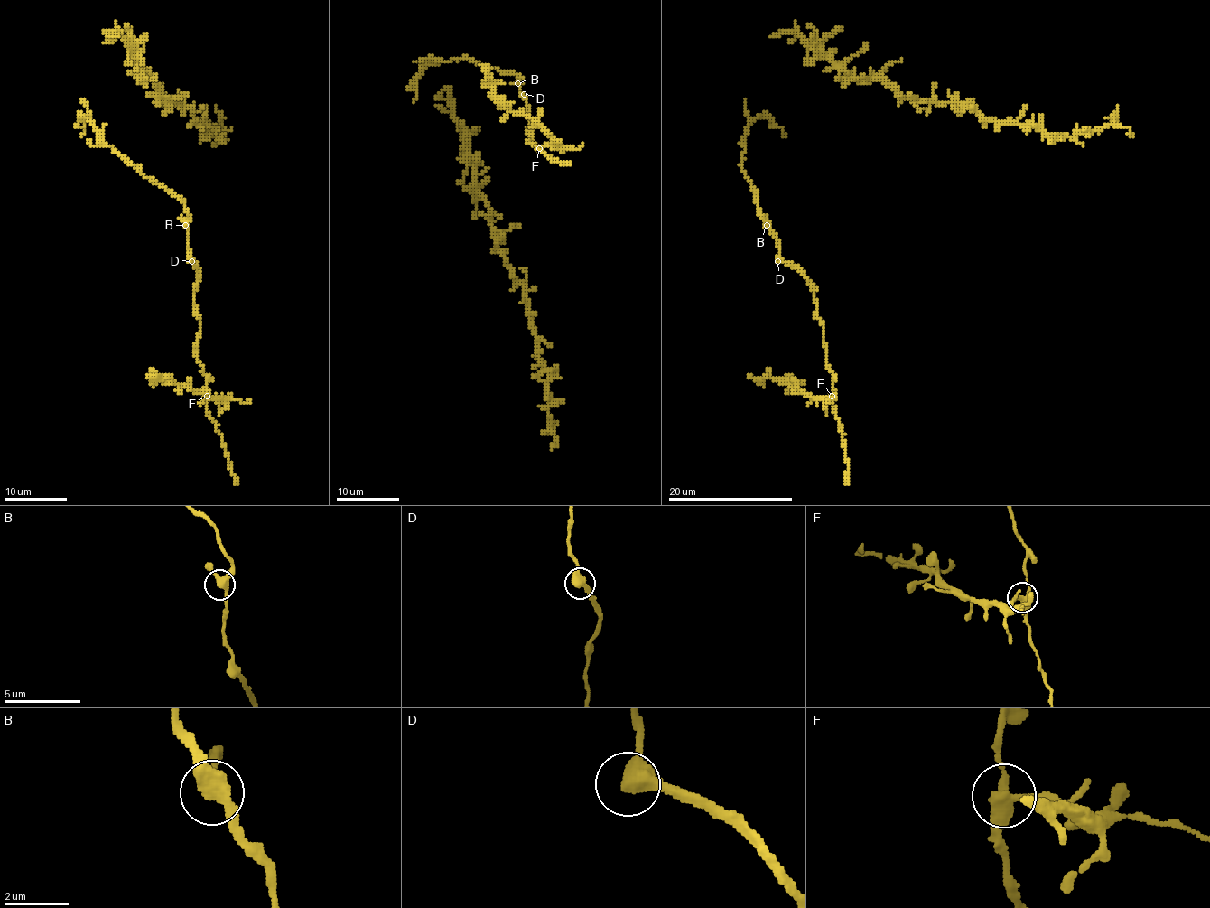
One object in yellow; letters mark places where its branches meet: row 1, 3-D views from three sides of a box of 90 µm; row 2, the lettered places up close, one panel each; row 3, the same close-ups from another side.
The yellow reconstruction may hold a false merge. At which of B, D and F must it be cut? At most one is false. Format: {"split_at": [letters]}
{"split_at": ["F"]}

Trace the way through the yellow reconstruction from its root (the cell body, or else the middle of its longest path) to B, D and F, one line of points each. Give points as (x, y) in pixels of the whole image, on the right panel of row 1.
B: (746, 106), (748, 129), (741, 169), (755, 191), (758, 211), (767, 225)
D: (746, 106), (748, 129), (741, 169), (755, 191), (755, 200), (763, 222), (777, 241), (777, 261)
F: (746, 106), (741, 169), (780, 257), (814, 293), (832, 396)

